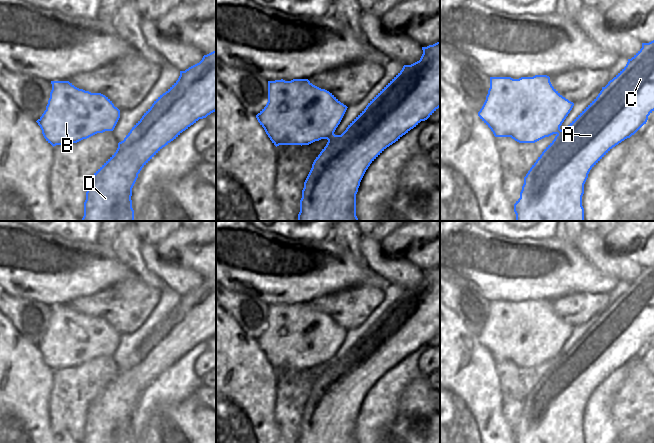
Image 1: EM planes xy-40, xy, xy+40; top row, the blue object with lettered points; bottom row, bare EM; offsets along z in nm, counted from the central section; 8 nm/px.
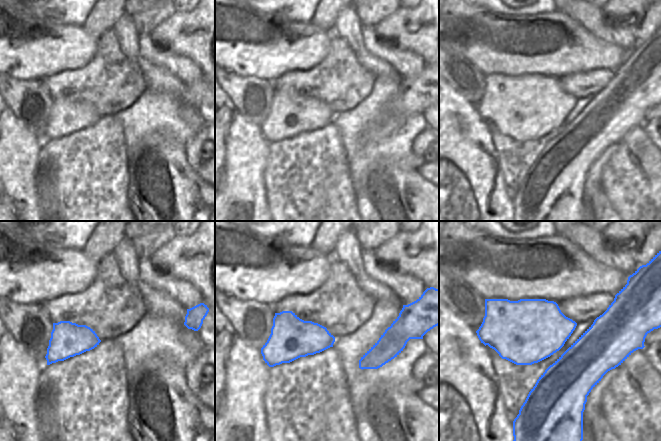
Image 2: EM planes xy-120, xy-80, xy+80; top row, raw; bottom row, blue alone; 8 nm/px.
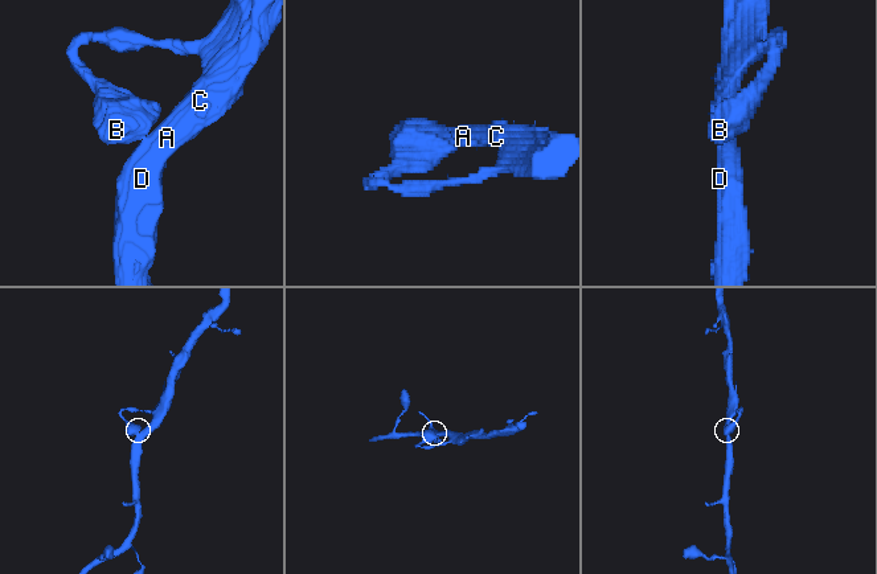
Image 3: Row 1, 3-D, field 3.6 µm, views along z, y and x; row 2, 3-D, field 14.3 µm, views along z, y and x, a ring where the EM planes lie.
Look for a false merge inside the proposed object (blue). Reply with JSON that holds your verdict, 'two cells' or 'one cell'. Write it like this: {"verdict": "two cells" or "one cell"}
{"verdict": "one cell"}

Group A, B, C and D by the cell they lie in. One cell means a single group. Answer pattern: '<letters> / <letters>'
A B C D

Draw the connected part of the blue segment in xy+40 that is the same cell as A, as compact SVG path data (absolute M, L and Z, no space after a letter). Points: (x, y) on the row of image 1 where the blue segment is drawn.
M654 40L649 43L642 43L642 48L628 59L626 66L608 82L598 96L564 129L560 126L570 113L574 103L563 97L551 84L547 75L535 75L533 77L521 77L513 79L511 77L490 77L490 88L486 100L478 112L480 119L491 129L495 137L511 137L519 143L535 143L545 137L555 134L554 140L544 149L536 162L532 165L526 176L520 192L520 198L514 204L516 221L584 221L584 208L582 206L582 196L584 194L584 184L588 178L590 170L616 145L634 135L648 120L648 116L654 111Z

